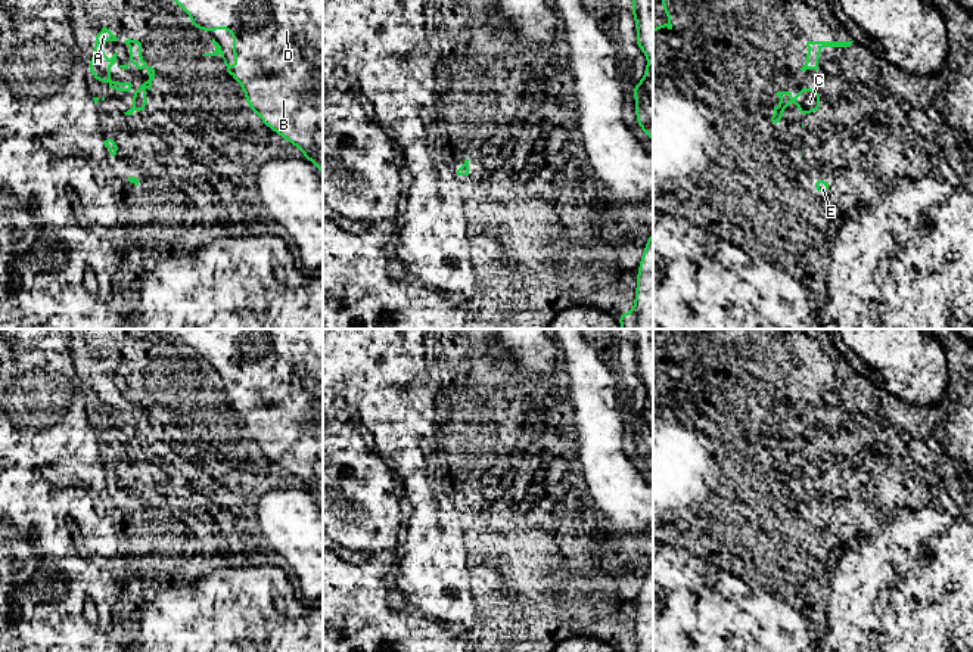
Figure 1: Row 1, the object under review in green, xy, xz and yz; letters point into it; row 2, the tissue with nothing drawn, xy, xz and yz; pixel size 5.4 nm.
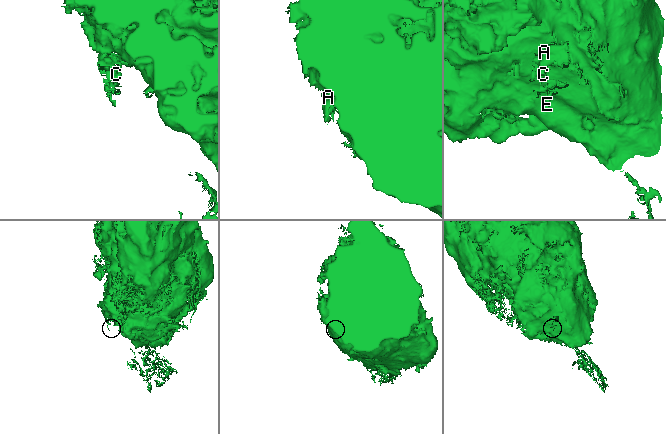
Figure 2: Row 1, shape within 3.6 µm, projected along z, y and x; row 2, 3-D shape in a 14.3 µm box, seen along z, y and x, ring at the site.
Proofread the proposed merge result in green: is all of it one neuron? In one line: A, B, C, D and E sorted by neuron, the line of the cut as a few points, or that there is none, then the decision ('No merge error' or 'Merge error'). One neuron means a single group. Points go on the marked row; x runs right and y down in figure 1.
Groups: A B C D E. No split. No merge error

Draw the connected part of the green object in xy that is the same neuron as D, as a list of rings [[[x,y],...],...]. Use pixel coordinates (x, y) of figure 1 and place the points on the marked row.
[[[172,0],[192,18],[193,30],[203,30],[211,35],[212,30],[233,31],[233,58],[242,59],[242,65],[229,65],[221,46],[212,38],[215,50],[202,56],[221,56],[227,72],[242,86],[248,106],[261,118],[261,121],[285,140],[295,145],[302,155],[313,162],[323,174],[323,0]]]

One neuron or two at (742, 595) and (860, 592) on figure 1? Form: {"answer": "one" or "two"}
{"answer": "two"}

